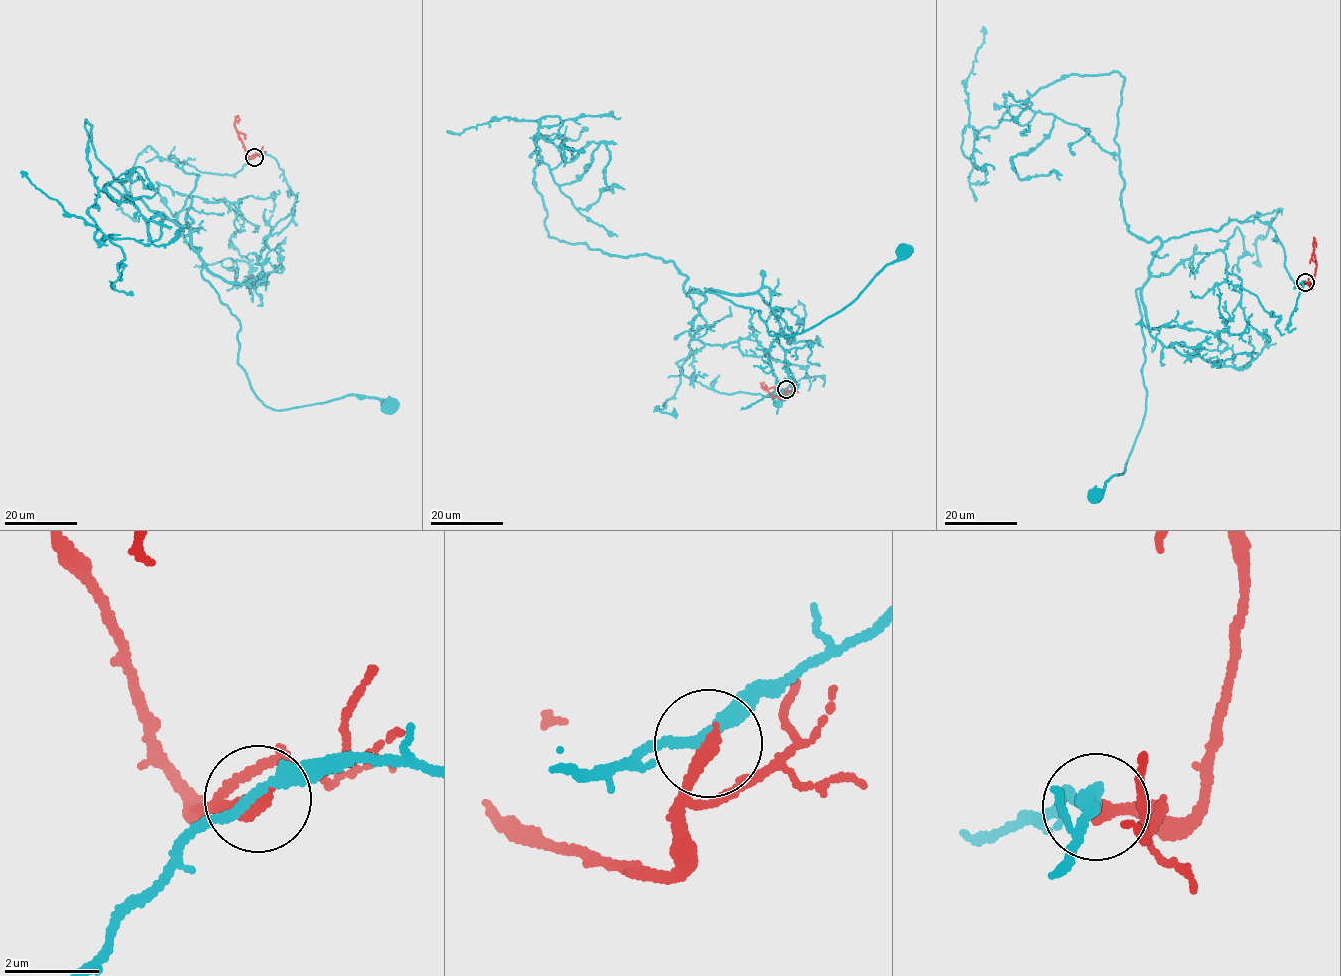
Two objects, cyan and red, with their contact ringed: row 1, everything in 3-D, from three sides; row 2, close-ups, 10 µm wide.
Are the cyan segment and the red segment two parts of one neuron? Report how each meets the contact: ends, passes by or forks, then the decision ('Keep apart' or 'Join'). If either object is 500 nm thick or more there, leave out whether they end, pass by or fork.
At the ring cyan passes by. At the ring red ends. Keep apart

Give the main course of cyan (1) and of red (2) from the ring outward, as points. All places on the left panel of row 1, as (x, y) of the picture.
1: (253, 157), (229, 176), (170, 157), (200, 176), (191, 245), (250, 387), (277, 410), (392, 408)
2: (254, 157), (248, 157), (234, 125), (238, 116)

